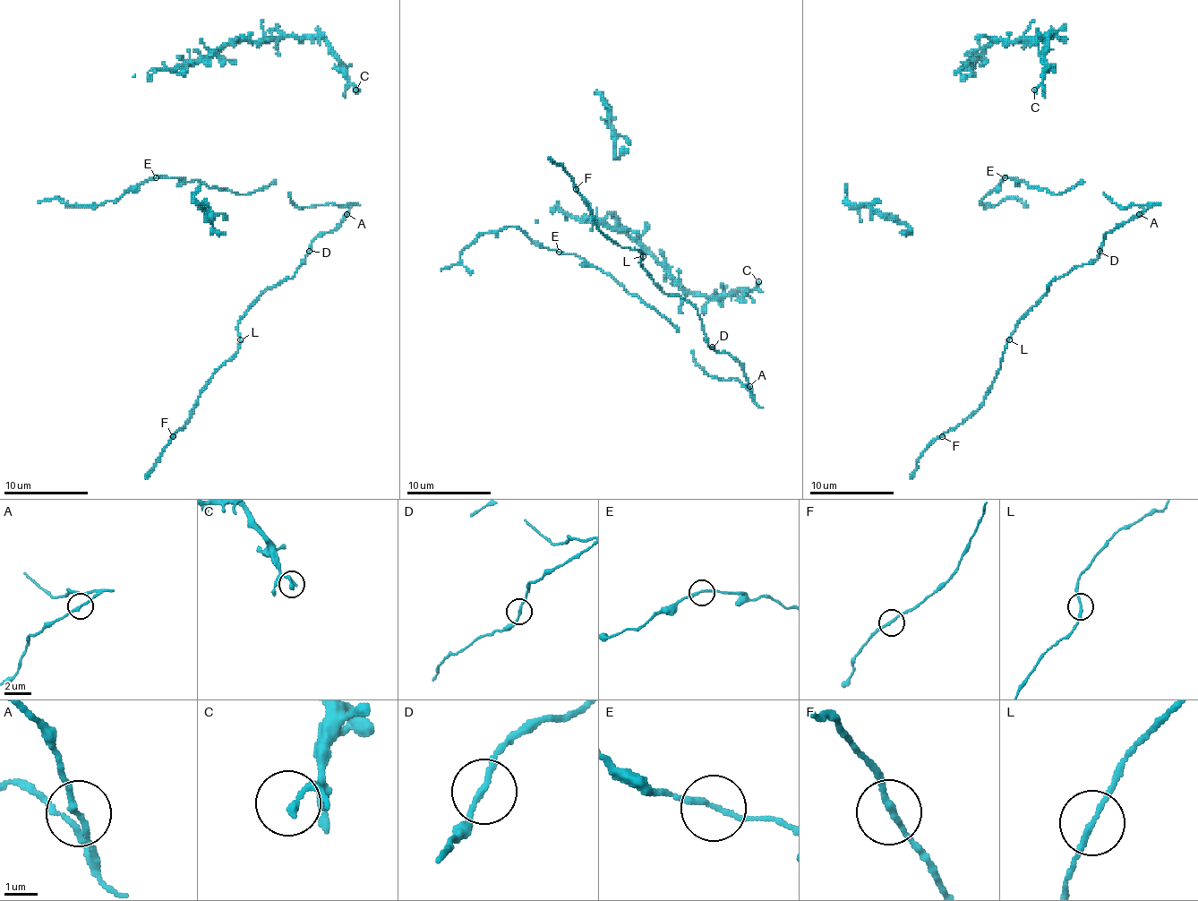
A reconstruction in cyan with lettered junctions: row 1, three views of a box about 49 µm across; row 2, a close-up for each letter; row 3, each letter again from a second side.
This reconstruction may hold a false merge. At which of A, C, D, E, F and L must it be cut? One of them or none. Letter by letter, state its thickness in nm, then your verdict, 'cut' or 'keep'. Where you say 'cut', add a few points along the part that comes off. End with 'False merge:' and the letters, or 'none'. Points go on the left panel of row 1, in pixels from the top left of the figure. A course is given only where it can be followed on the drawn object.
A: 180 nm | keep
C: 180 nm | keep
D: 160 nm | keep
E: 160 nm | keep
F: 190 nm | keep
L: 170 nm | keep
False merge: none

